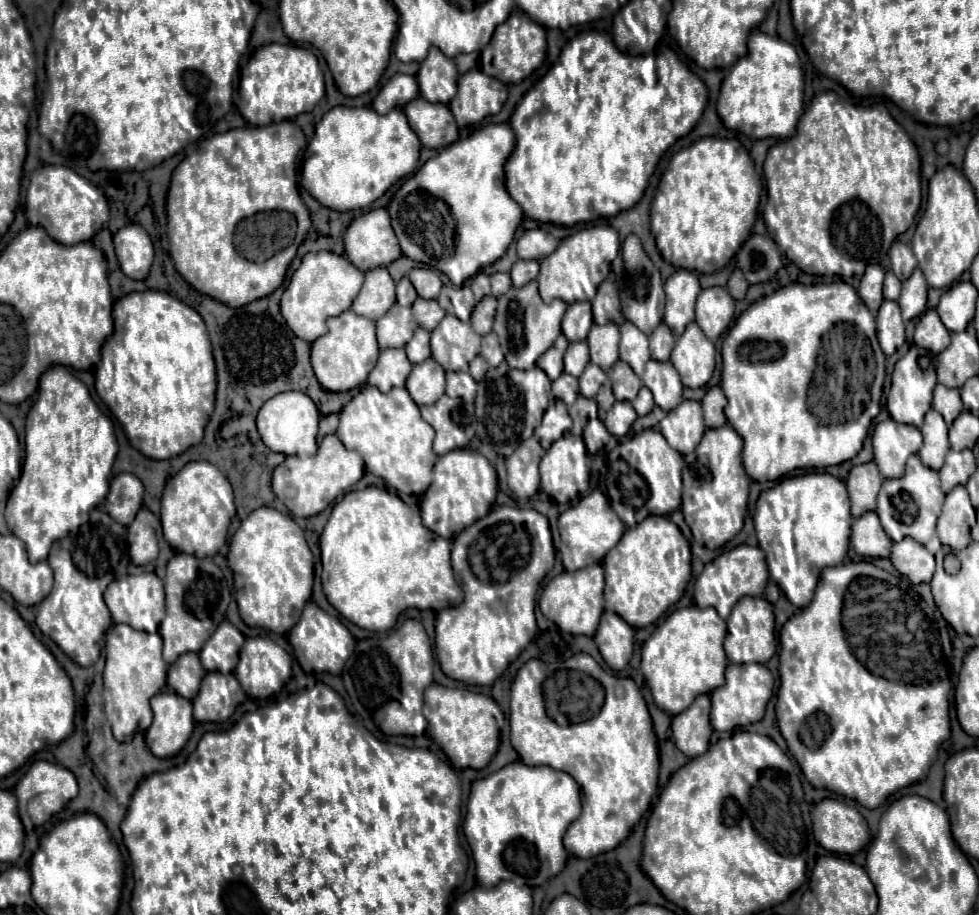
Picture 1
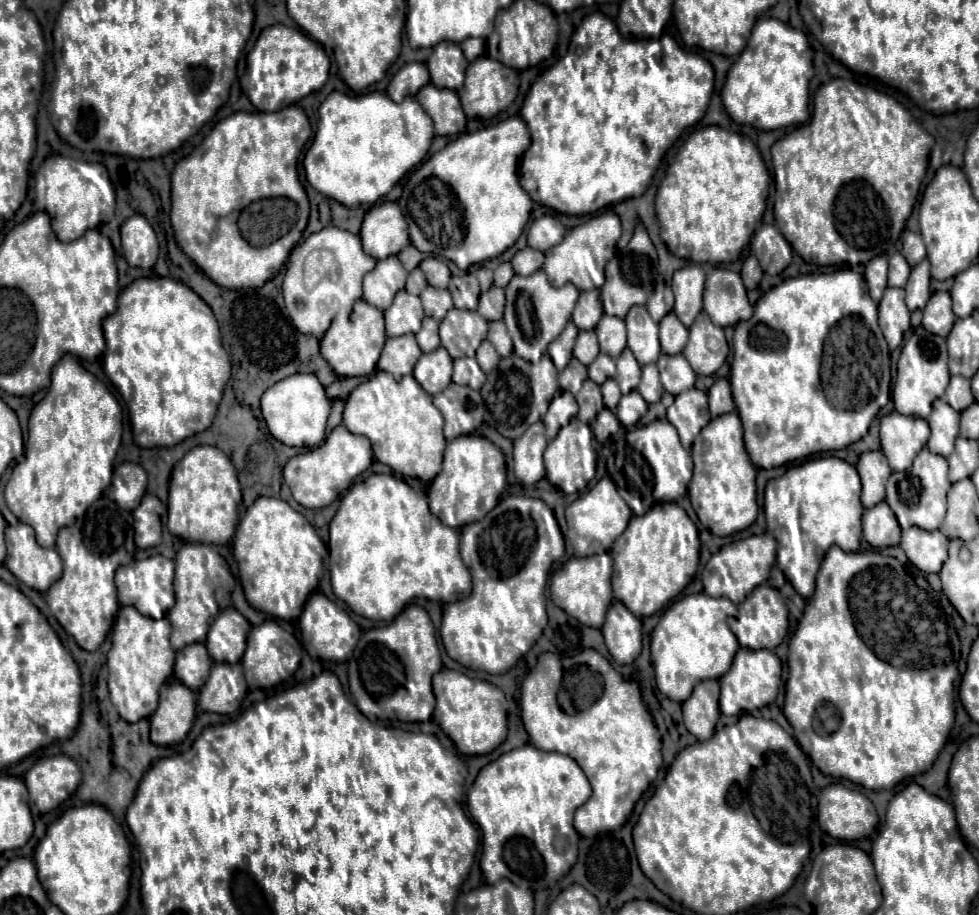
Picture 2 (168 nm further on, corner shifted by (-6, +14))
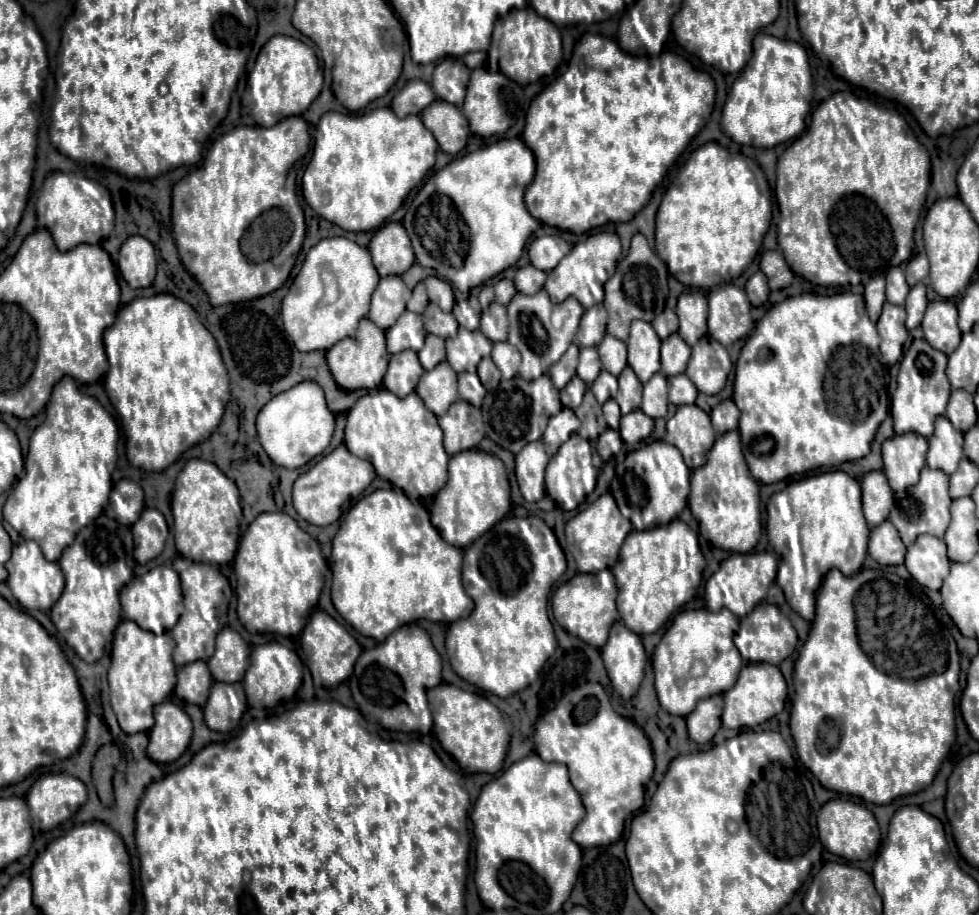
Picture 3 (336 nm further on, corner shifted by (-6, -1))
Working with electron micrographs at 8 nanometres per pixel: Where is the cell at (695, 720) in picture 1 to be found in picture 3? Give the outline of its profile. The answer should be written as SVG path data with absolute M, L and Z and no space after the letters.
M713 695L699 701L699 707L687 717L687 731L689 739L705 745L713 739L717 729L721 727L721 711L723 711L723 697Z

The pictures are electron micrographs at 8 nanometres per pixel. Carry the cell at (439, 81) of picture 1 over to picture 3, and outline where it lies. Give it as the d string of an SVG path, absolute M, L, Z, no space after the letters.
M445 57L439 61L431 79L431 87L437 99L461 107L465 99L465 87L469 83L469 73L471 71L461 57Z

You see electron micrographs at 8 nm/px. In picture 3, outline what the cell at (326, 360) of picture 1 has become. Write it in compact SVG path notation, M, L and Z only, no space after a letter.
M367 317L359 321L359 333L355 337L343 339L327 351L327 365L333 379L337 381L339 387L349 391L379 387L387 371L387 363L389 363L389 353L385 349L385 331L375 327L375 323L371 323Z

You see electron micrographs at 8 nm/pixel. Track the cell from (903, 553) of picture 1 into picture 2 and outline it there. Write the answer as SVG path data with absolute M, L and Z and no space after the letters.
M918 526L901 528L900 547L922 573L939 572L943 562L947 560L947 544L949 538L939 530L927 532Z

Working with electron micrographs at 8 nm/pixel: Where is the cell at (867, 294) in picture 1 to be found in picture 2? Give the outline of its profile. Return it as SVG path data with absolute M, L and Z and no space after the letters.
M875 256L875 260L867 264L865 280L867 280L873 302L879 302L883 296L883 290L887 288L887 258L885 256Z

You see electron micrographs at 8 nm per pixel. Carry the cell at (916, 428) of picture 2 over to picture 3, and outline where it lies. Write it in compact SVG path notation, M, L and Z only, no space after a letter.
M917 433L893 435L883 443L885 475L893 491L903 491L919 481L919 471L925 465L927 439Z

